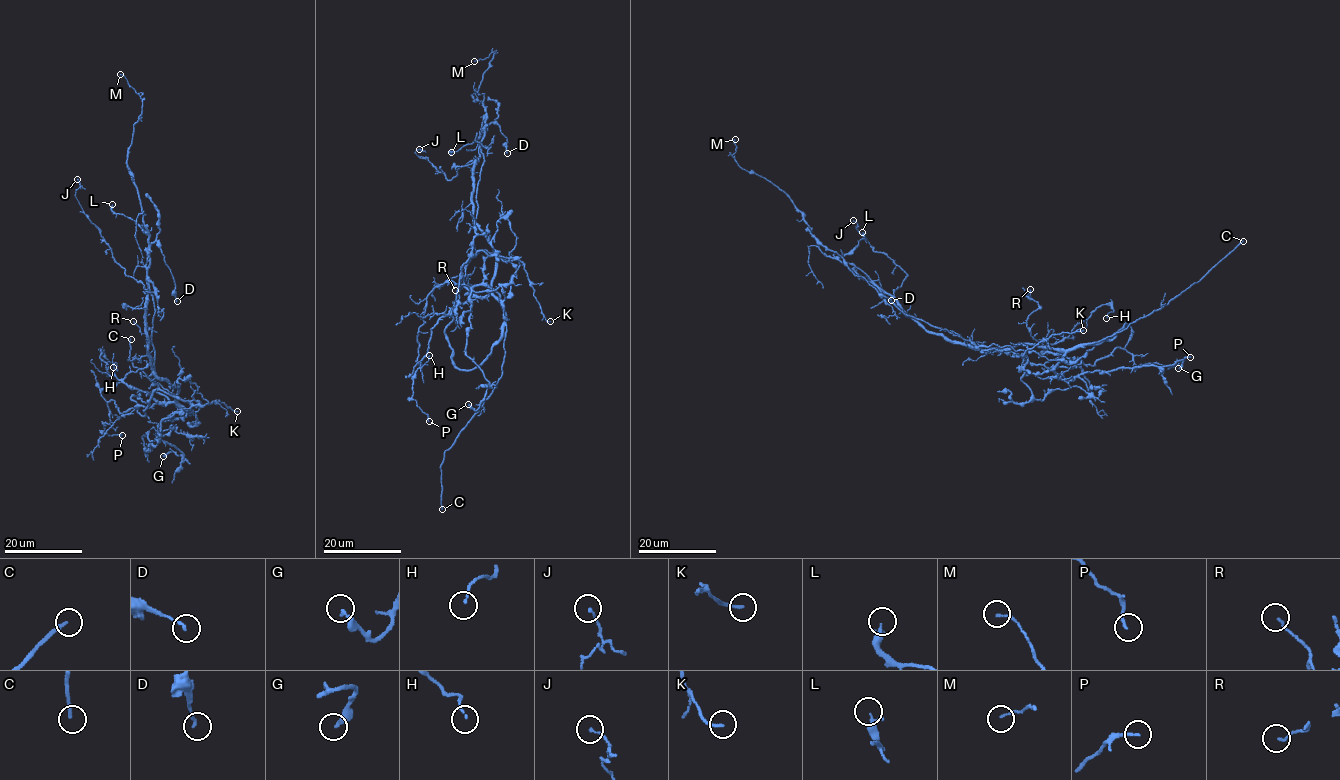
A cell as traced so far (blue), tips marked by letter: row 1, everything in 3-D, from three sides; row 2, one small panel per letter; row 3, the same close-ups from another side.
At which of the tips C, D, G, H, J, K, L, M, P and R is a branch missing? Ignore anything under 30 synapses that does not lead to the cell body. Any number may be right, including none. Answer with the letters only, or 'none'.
C

